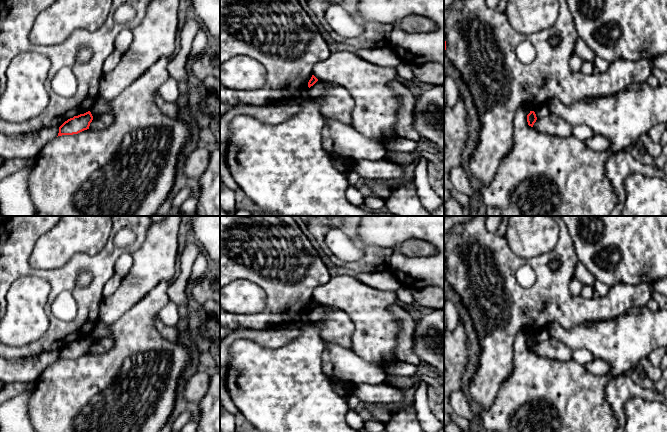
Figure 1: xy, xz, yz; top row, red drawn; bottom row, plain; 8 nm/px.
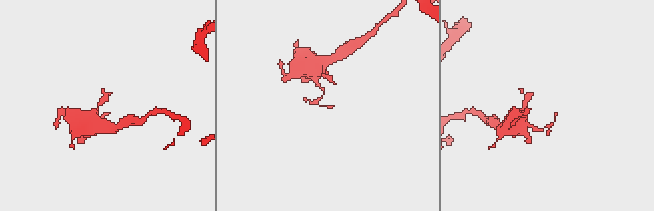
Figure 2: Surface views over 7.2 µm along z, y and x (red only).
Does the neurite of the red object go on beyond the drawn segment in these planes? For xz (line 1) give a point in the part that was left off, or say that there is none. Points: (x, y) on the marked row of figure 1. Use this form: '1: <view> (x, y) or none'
1: none

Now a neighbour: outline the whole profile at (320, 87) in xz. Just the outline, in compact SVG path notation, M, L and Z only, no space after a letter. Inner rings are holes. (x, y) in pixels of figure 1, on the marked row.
M318 80L309 88L308 93L308 98L320 105L323 117L351 124L355 101L344 87Z

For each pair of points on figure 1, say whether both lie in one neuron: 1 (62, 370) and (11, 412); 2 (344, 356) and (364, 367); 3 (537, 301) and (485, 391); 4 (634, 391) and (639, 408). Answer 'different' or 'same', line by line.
1: different
2: same
3: same
4: different

